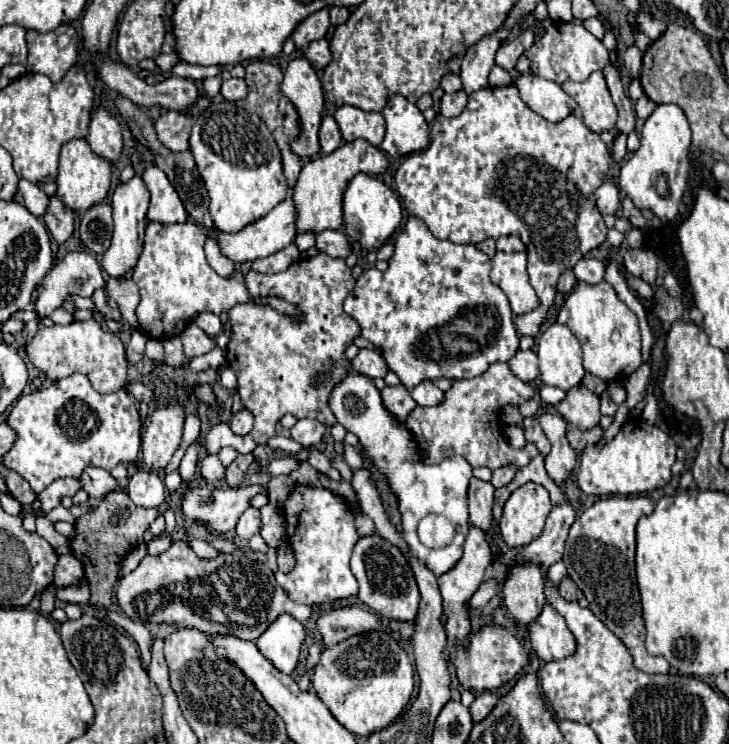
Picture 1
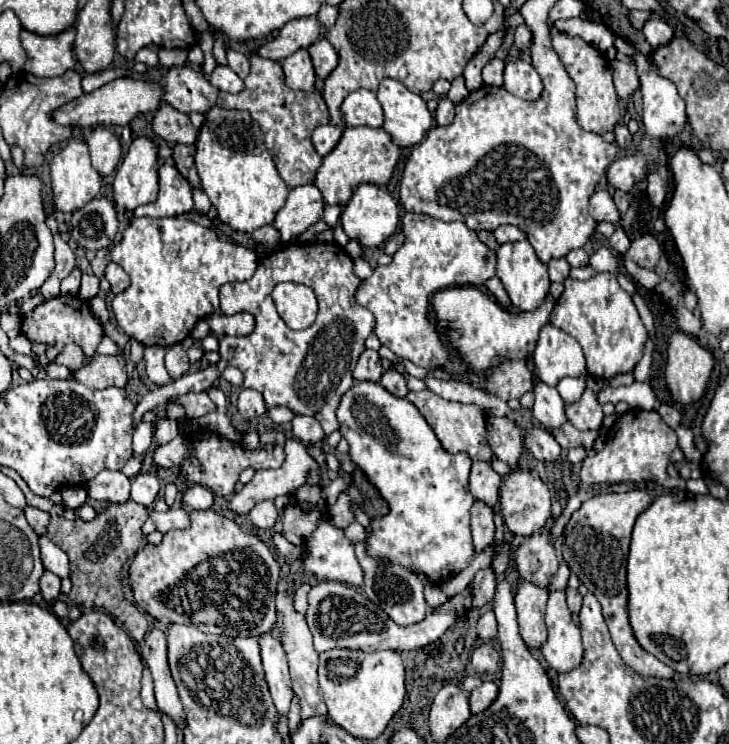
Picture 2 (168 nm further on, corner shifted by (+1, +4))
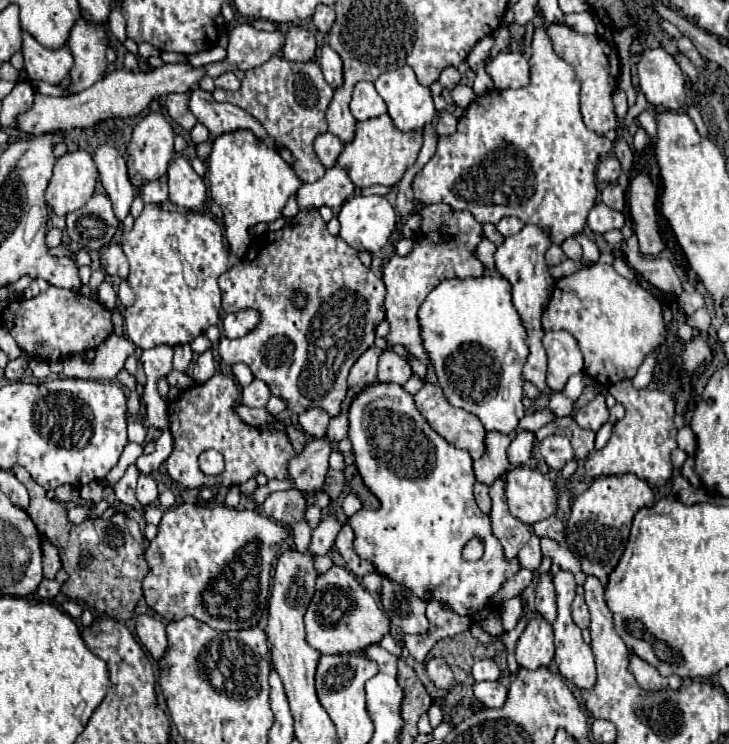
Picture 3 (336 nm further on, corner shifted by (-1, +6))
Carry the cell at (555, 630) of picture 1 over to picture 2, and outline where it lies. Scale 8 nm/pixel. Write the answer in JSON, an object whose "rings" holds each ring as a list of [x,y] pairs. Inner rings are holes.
{"rings":[[[554,590],[550,592],[546,606],[546,626],[548,626],[548,642],[540,648],[548,664],[558,672],[570,672],[582,662],[582,642],[580,628],[572,622],[572,612],[566,606],[566,592]]]}

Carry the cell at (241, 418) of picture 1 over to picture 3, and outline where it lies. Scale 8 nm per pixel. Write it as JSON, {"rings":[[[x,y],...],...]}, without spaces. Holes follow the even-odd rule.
{"rings":[[[252,380],[250,386],[242,390],[242,404],[250,408],[264,408],[270,400],[270,388],[262,380]]]}

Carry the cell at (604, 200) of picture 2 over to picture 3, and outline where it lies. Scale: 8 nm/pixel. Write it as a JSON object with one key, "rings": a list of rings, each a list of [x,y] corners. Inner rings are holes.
{"rings":[[[596,202],[588,214],[588,226],[592,232],[604,234],[608,230],[620,230],[624,226],[624,214],[608,208],[604,202]]]}

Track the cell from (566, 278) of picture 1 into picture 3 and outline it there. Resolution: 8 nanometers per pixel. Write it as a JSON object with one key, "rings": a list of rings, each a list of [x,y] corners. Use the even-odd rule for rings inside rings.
{"rings":[[[552,244],[552,246],[548,248],[548,252],[546,252],[546,264],[548,264],[548,266],[558,266],[558,264],[562,264],[564,260],[566,260],[566,256],[564,256],[562,248],[556,246],[556,244]]]}

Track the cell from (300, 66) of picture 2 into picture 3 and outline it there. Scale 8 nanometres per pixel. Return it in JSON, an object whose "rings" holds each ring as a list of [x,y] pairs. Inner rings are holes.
{"rings":[[[290,28],[286,32],[286,44],[284,44],[282,52],[284,52],[284,58],[290,62],[314,60],[314,52],[316,52],[314,34],[304,28]]]}

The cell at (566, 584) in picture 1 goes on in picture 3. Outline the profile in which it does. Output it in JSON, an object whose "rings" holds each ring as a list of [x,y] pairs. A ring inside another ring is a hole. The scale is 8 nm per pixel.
{"rings":[[[576,594],[574,602],[572,602],[572,618],[580,628],[588,628],[590,624],[590,614],[588,614],[588,606],[584,602],[582,594]]]}

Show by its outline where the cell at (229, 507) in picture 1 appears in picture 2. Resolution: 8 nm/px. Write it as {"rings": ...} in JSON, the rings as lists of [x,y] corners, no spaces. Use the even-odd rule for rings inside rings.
{"rings":[[[286,440],[284,444],[284,450],[286,450],[286,460],[280,468],[276,470],[258,470],[252,478],[252,482],[248,482],[242,492],[238,494],[232,494],[230,498],[230,510],[234,510],[236,514],[248,514],[254,504],[262,502],[262,500],[274,500],[276,496],[284,496],[284,494],[292,494],[296,492],[300,486],[304,484],[312,484],[312,486],[320,486],[322,484],[322,468],[318,466],[318,462],[308,454],[308,448],[304,442],[298,442],[298,440]]]}

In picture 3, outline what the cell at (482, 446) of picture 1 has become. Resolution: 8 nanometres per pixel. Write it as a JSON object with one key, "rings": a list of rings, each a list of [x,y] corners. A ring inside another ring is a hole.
{"rings":[[[426,382],[426,384],[422,386],[422,390],[414,394],[414,402],[416,402],[418,410],[422,412],[422,416],[428,420],[428,424],[430,424],[448,444],[452,444],[452,446],[456,446],[456,448],[462,448],[462,450],[468,450],[474,460],[478,460],[478,458],[484,454],[484,450],[486,450],[486,446],[484,446],[486,430],[482,428],[480,420],[478,420],[476,416],[472,416],[470,412],[462,410],[462,408],[454,408],[454,406],[446,400],[446,396],[444,396],[444,392],[442,392],[442,388],[440,388],[438,384],[428,384],[428,382]]]}

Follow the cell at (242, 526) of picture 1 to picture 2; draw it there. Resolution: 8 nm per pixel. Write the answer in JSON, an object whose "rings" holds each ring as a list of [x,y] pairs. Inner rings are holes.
{"rings":[[[272,500],[258,502],[258,504],[250,510],[250,514],[248,514],[250,522],[252,522],[256,528],[272,528],[272,526],[276,524],[278,516],[280,516],[280,512],[278,512],[278,508],[274,506]]]}

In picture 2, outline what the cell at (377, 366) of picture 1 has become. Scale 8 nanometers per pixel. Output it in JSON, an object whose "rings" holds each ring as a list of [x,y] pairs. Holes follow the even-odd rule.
{"rings":[[[366,348],[360,358],[358,364],[354,368],[354,380],[370,380],[370,382],[378,382],[382,376],[382,366],[380,366],[380,356],[376,350]]]}

